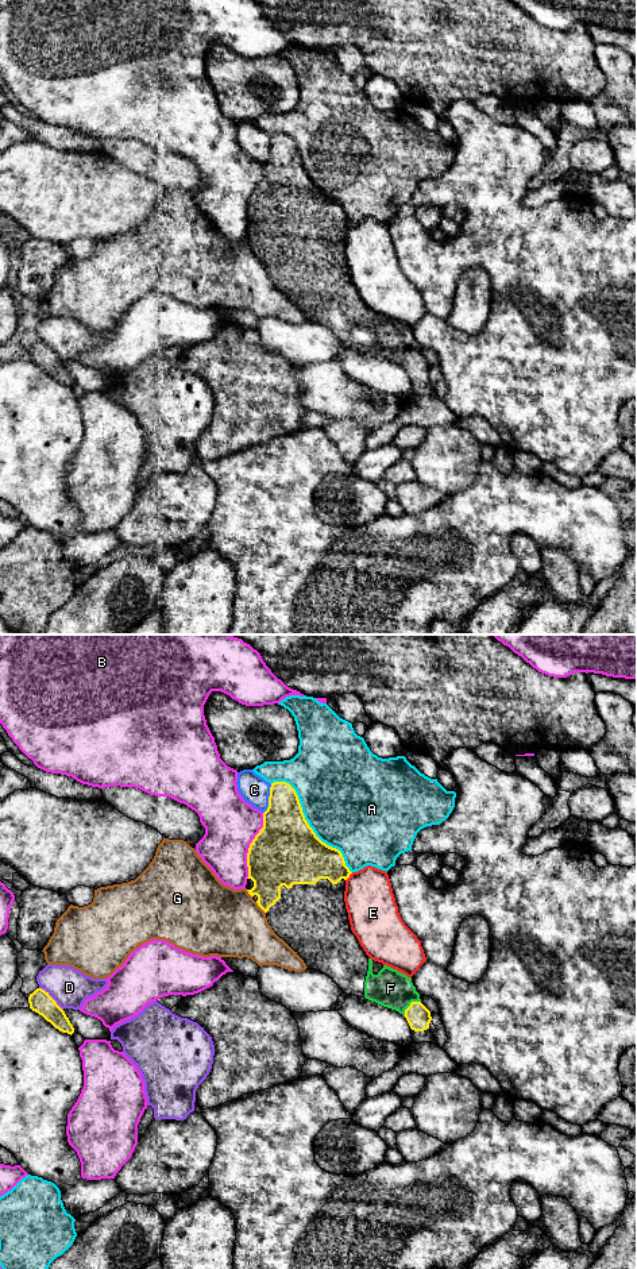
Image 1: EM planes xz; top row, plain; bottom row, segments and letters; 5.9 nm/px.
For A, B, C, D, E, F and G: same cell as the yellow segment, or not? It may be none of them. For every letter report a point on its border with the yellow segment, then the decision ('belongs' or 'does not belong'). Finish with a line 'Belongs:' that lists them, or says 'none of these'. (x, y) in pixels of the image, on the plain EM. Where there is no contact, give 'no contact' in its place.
A: contact xz (308, 176); does not belong
B: contact xz (250, 197); does not belong
C: contact xz (269, 150); does not belong
D: contact xz (51, 350); does not belong
E: contact xz (348, 228); does not belong
F: contact xz (410, 357); belongs
G: contact xz (259, 258); does not belong
Belongs: F

